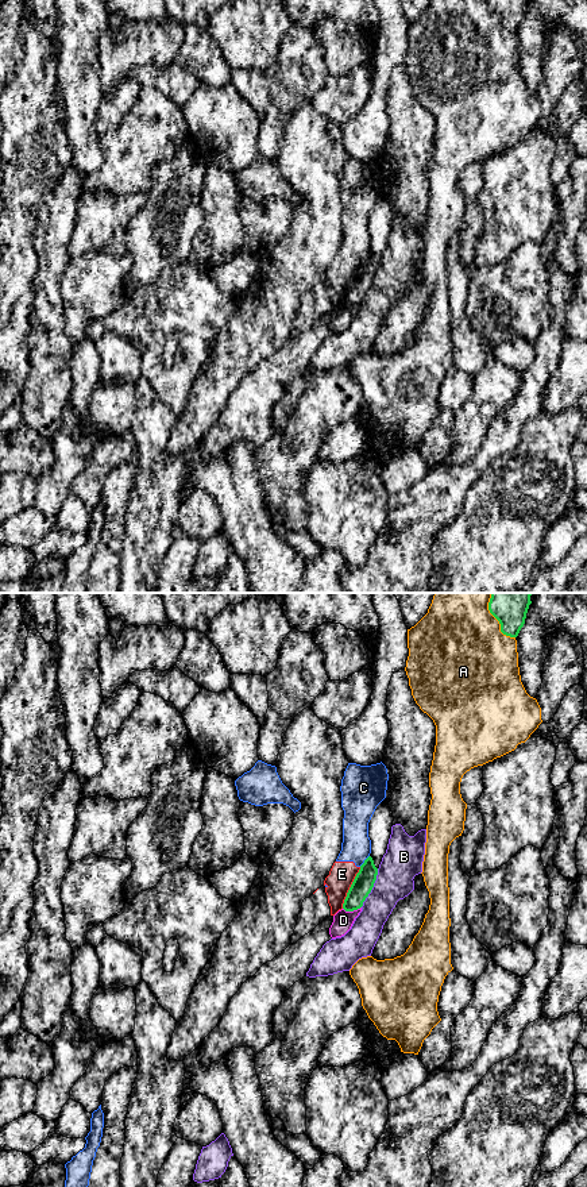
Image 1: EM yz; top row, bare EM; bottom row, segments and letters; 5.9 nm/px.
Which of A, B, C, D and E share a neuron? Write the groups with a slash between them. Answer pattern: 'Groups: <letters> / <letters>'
Groups: A / B / C E / D

